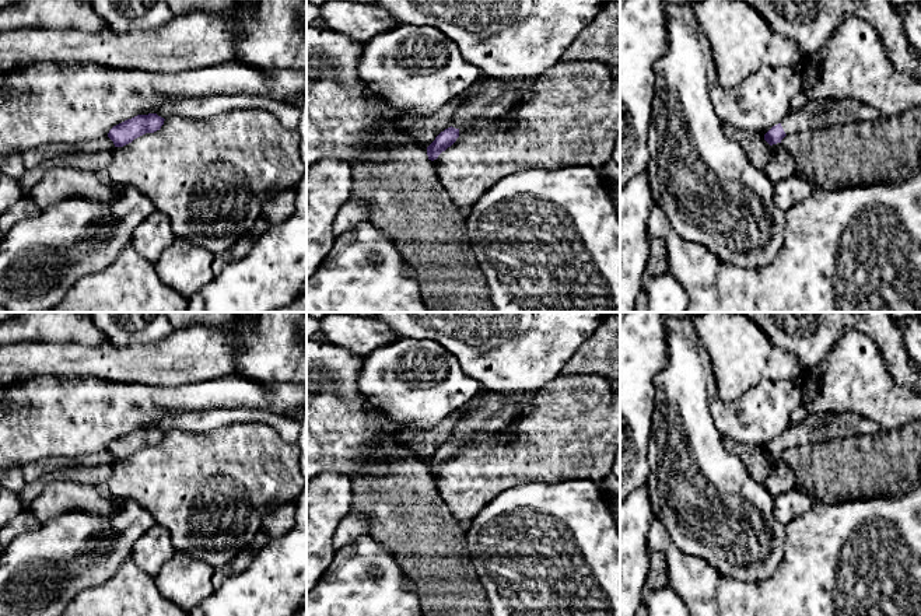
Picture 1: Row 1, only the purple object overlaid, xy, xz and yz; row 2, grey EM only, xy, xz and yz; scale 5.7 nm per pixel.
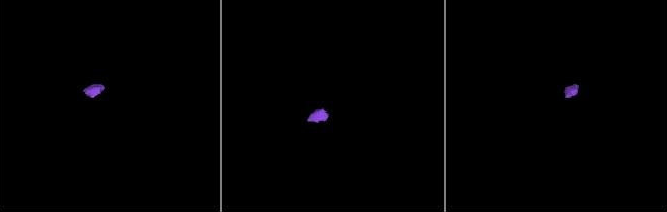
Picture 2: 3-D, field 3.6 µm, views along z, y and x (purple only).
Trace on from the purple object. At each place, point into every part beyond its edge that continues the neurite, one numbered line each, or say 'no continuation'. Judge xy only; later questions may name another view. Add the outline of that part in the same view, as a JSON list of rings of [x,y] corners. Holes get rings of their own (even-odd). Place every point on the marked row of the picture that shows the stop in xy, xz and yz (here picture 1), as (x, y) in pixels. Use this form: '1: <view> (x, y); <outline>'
no continuation

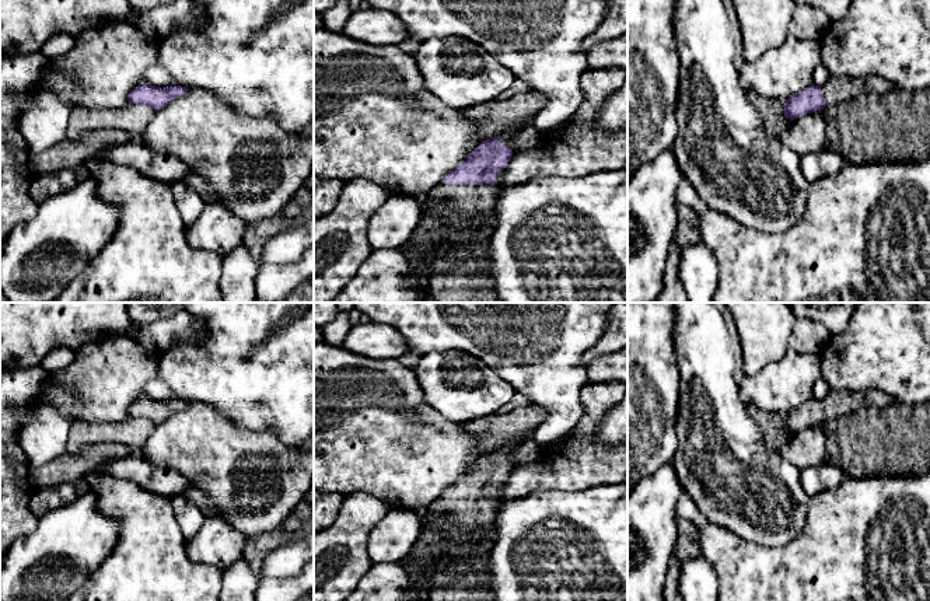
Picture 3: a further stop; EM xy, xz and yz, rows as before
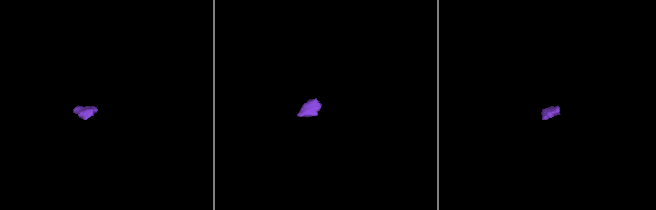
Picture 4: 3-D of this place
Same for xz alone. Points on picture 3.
1: xz (507, 136); [[[511,127],[499,134],[499,139],[510,148],[513,139],[522,127]]]
2: xz (453, 206); [[[440,184],[427,193],[427,198],[431,209],[422,216],[409,240],[399,248],[410,266],[412,284],[430,296],[429,252],[433,248],[443,251],[452,248],[451,234],[464,231],[469,223],[485,226],[496,203],[497,188],[492,184]]]

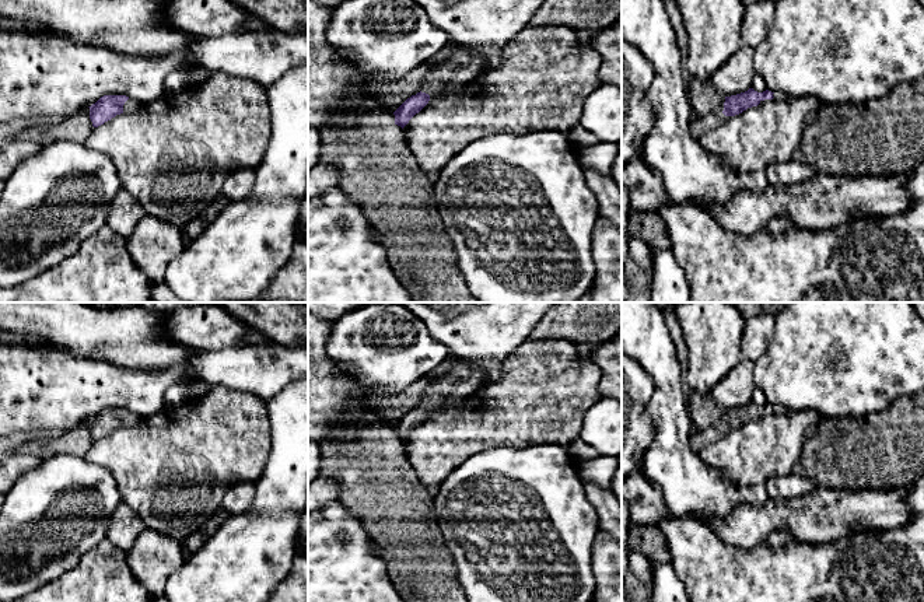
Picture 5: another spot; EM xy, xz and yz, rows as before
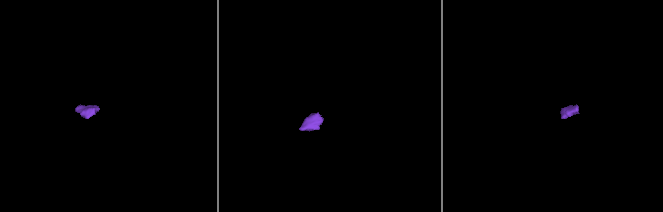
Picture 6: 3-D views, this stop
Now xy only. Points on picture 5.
1: xy (130, 105); [[[129,98],[125,105],[123,105],[123,112],[125,113],[132,113],[136,112],[140,108],[140,102],[137,102],[136,99]]]

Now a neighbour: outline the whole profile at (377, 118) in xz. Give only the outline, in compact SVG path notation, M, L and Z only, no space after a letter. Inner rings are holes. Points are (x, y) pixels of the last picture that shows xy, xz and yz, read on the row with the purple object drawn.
M377 109L353 122L346 122L347 129L322 129L321 162L337 171L339 189L356 202L371 228L381 237L388 263L399 283L407 290L413 302L479 302L476 301L458 269L452 242L444 228L435 203L434 179L419 165L409 150L405 133L395 123L395 115Z

